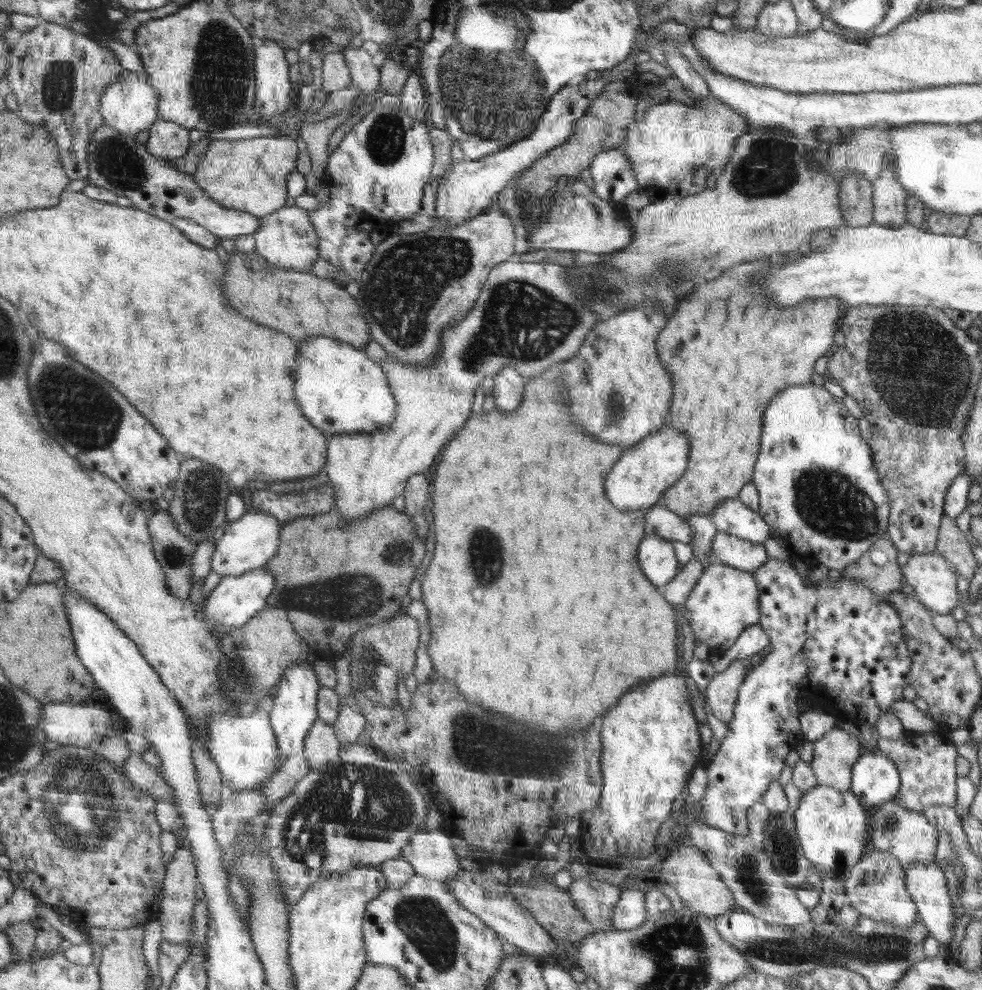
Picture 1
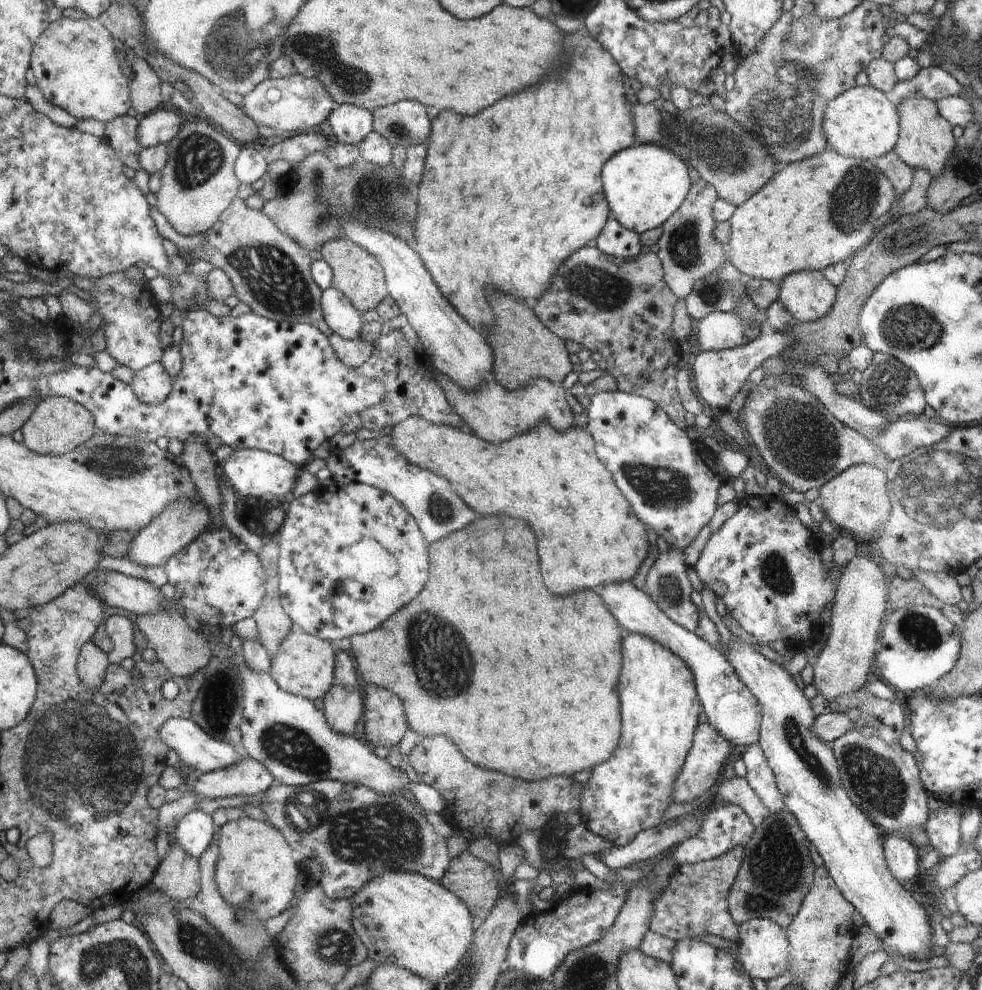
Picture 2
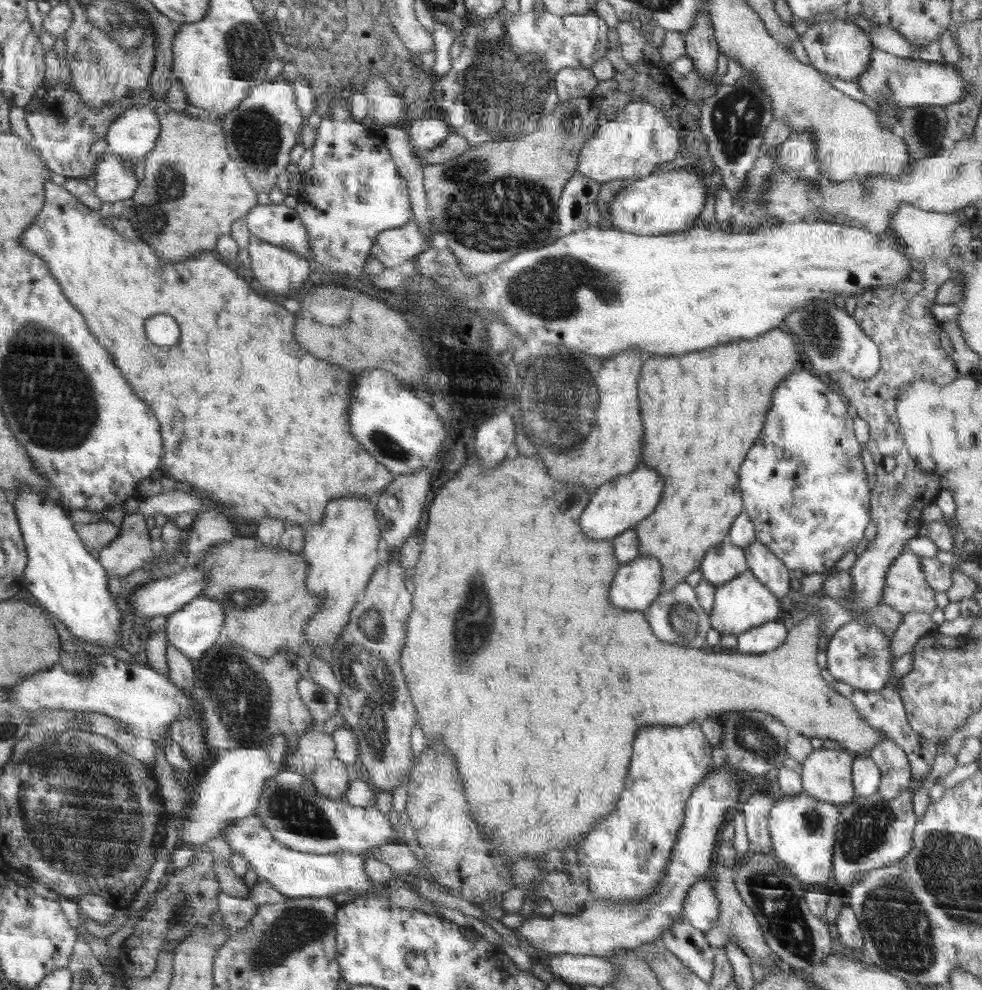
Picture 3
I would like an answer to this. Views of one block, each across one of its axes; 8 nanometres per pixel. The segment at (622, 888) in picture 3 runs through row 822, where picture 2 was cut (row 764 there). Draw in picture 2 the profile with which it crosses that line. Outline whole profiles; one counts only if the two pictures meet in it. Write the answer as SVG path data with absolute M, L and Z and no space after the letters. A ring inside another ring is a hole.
M627 632L625 639L622 639L622 656L624 657L623 666L626 666L626 668L622 668L621 748L618 748L618 752L613 752L612 758L608 759L605 763L592 768L589 779L583 783L581 808L579 811L581 820L586 825L586 828L591 830L594 834L601 836L603 839L606 839L608 842L611 842L614 847L623 847L625 844L632 842L642 831L657 827L659 825L658 822L663 820L664 810L666 810L666 806L668 806L670 800L672 800L672 786L675 786L676 790L674 780L676 780L676 776L678 776L681 771L684 758L686 758L690 747L693 746L692 732L694 732L694 728L697 728L698 712L700 712L700 697L697 695L695 676L689 665L687 665L678 654L666 648L662 643L651 639L649 636Z

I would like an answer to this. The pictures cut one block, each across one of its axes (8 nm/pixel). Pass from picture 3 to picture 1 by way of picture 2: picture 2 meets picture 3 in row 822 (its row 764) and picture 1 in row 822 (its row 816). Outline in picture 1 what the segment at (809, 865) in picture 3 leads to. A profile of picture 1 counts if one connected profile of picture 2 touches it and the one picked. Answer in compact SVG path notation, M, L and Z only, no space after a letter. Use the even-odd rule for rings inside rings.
M819 784L803 793L793 815L805 857L827 876L842 879L848 876L849 870L863 857L870 830L868 809L854 793L833 786Z

